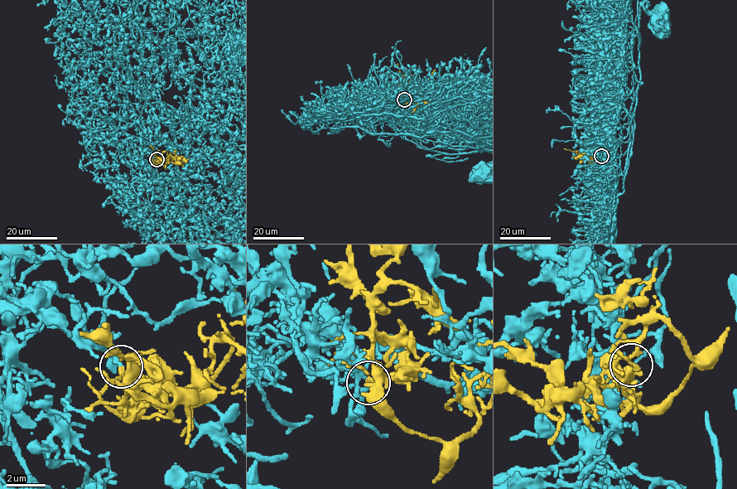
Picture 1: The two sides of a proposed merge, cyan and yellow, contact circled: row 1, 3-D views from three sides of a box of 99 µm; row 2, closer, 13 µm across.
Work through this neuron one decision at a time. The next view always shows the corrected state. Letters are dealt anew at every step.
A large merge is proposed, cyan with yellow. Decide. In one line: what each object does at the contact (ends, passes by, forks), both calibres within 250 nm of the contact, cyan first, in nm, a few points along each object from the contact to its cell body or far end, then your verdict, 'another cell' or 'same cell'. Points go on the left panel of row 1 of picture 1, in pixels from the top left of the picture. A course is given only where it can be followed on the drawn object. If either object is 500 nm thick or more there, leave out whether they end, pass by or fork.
cyan ends | yellow passes by | 170/150 nm | cyan via (157, 158), (174, 137), (174, 118), (190, 104), (190, 82), (221, 82) | yellow via (156, 158), (158, 165), (166, 162), (170, 156), (185, 161), (189, 158) | same cell

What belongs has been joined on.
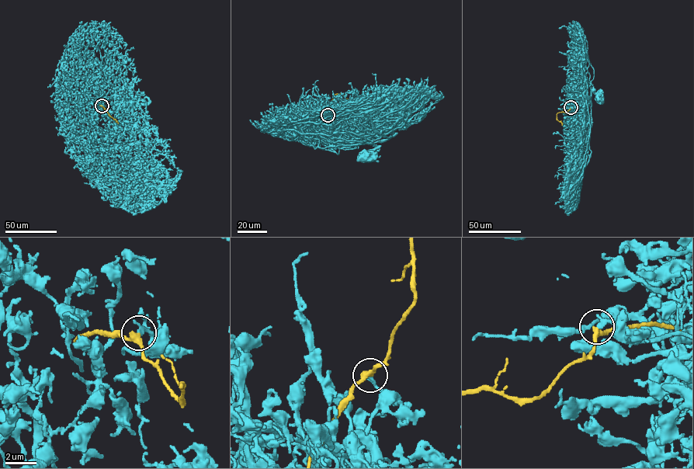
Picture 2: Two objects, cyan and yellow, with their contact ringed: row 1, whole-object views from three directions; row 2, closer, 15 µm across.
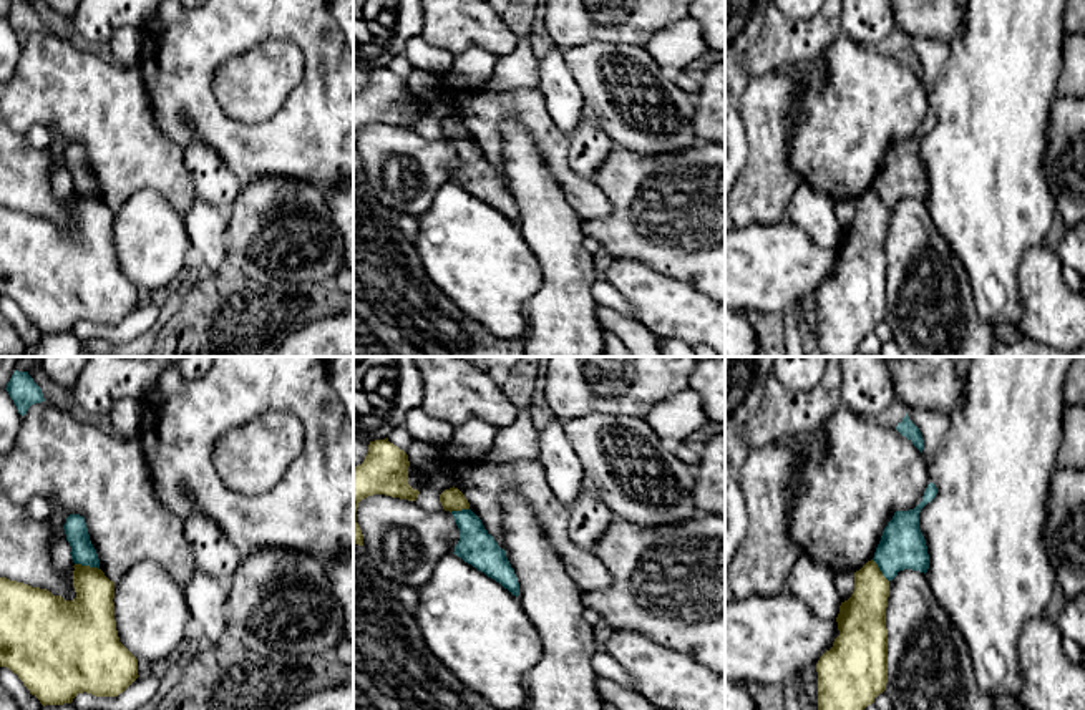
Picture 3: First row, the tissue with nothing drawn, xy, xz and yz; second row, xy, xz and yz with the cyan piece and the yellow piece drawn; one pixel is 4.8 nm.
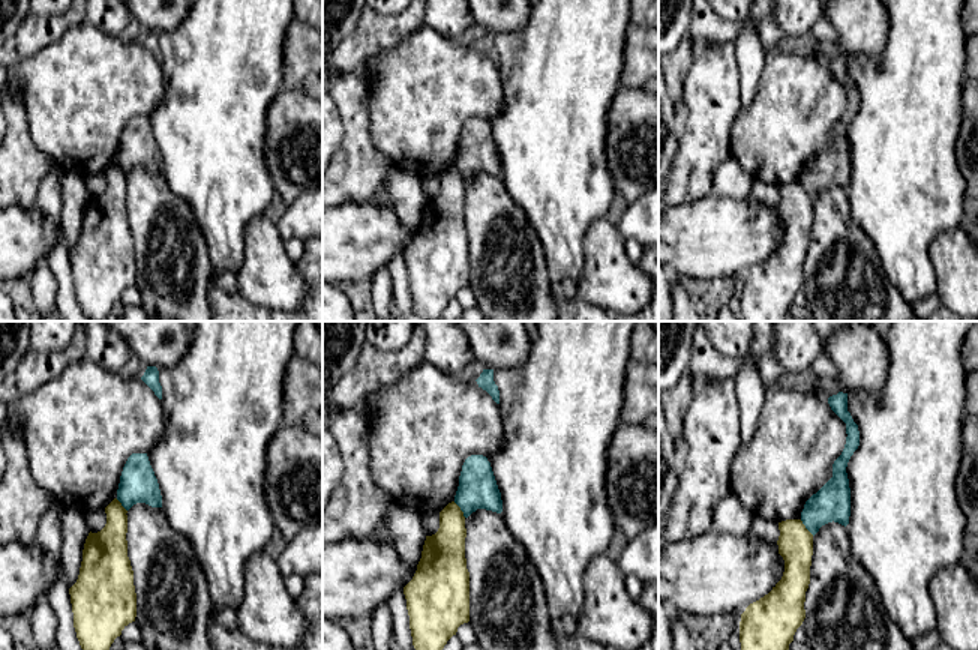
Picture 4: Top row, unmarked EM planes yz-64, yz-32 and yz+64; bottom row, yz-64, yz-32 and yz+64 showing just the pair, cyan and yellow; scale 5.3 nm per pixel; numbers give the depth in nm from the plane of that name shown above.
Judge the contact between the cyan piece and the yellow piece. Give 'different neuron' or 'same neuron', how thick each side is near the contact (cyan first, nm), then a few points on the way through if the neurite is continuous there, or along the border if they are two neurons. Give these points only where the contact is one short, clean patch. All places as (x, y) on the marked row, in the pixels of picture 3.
different neuron | 120/240 nm | along xy (75, 563), (98, 569)

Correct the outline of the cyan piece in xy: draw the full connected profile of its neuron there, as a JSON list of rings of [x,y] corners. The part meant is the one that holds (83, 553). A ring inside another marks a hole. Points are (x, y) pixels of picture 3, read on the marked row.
[[[70,514],[63,526],[66,541],[71,546],[71,559],[75,564],[98,567],[100,559],[96,549],[93,547],[88,534],[88,528],[85,518],[80,514]]]

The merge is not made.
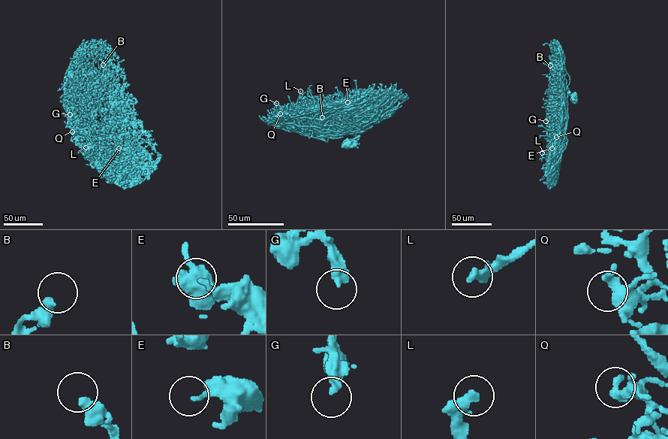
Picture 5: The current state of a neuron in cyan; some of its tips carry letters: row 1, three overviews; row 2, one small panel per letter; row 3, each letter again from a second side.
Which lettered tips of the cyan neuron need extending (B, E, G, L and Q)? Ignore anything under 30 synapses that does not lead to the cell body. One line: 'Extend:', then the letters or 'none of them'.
Extend: none of them

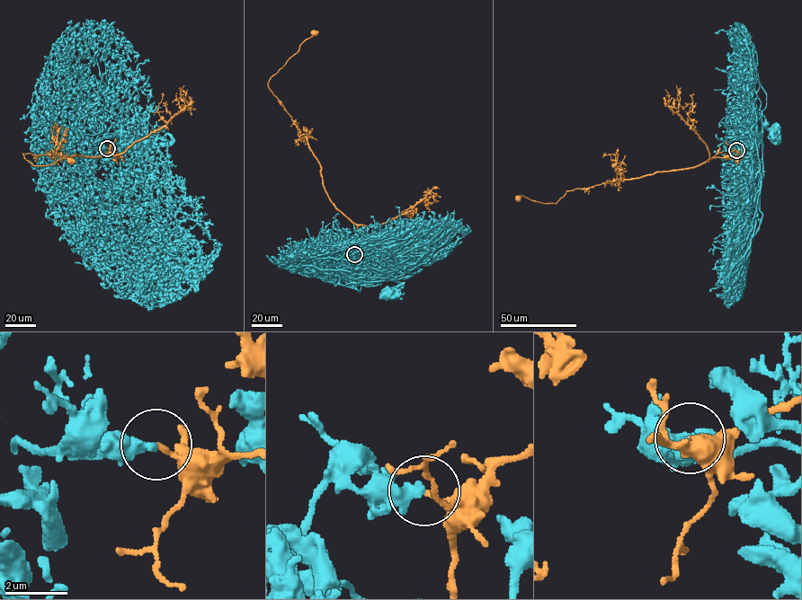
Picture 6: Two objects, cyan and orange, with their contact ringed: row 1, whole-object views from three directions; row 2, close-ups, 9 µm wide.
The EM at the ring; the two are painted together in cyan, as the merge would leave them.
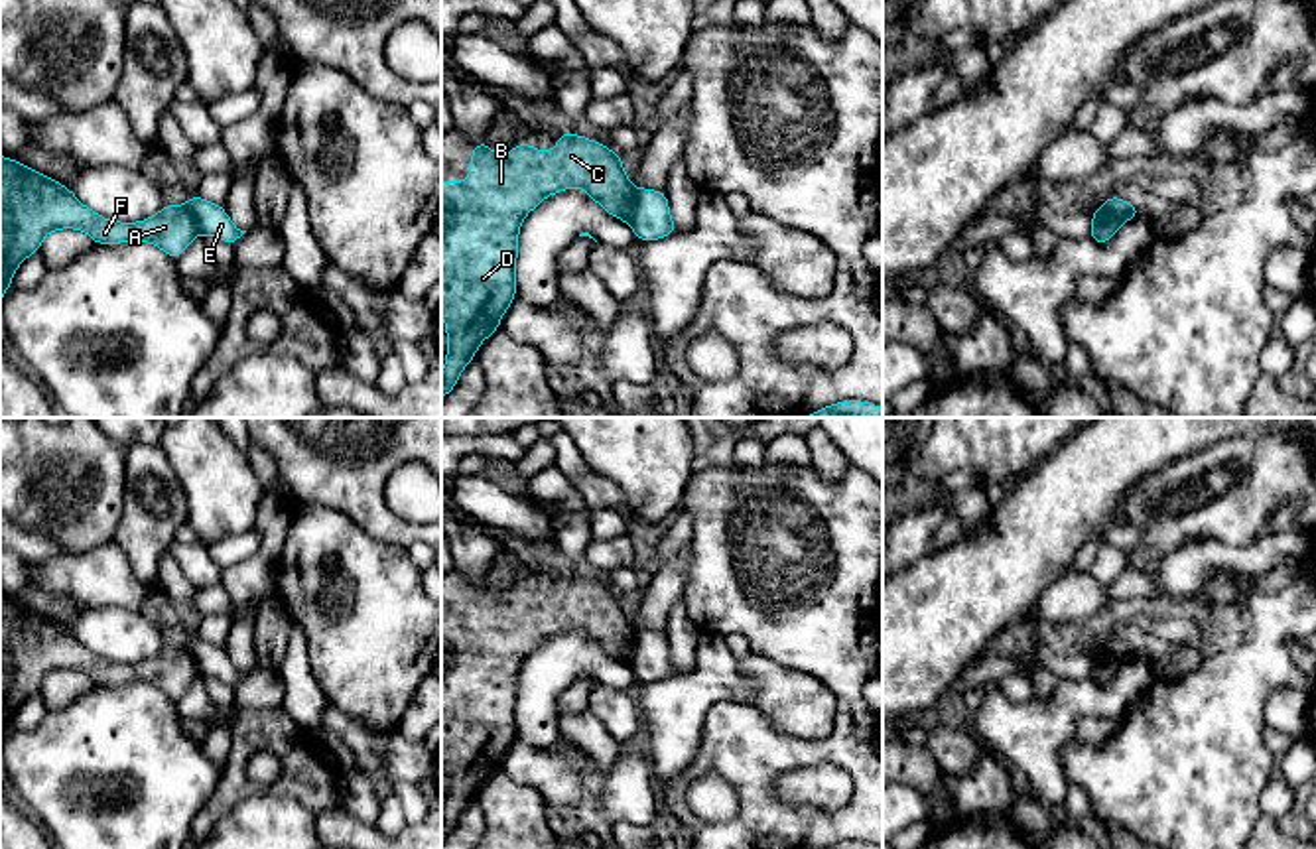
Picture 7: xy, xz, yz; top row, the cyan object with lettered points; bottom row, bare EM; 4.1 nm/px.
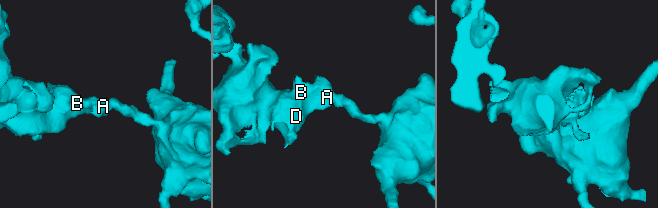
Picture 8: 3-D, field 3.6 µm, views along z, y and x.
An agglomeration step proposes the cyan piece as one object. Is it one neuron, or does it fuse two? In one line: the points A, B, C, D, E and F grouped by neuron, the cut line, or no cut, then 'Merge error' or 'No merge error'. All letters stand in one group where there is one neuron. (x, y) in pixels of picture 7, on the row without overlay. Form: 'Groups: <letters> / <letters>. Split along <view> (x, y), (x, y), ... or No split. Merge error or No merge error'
Groups: A B C D F / E. Split along xz (637, 631), (627, 662). Merge error

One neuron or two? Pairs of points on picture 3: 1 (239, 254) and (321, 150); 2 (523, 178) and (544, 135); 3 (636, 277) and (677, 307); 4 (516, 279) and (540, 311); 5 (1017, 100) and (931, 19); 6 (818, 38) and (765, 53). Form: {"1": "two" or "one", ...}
{"1": "two", "2": "two", "3": "one", "4": "two", "5": "two", "6": "one"}

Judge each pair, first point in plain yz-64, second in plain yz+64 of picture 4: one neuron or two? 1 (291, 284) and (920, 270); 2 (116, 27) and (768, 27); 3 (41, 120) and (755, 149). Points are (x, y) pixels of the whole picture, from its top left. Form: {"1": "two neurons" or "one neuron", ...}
{"1": "two neurons", "2": "two neurons", "3": "one neuron"}

